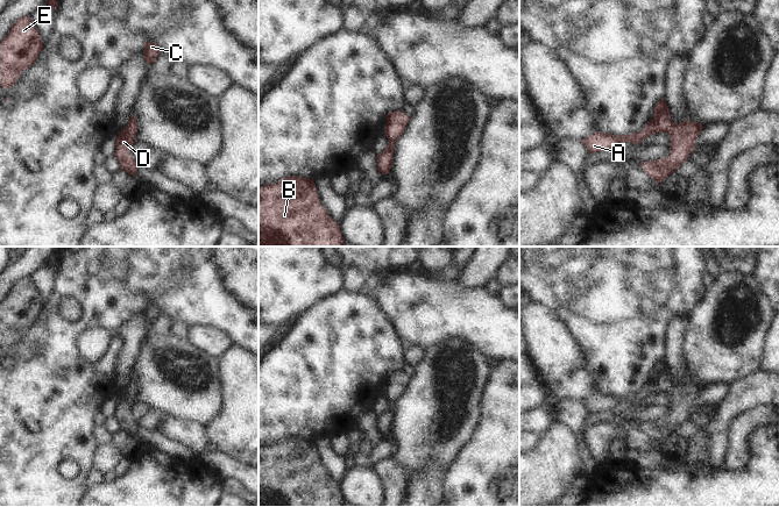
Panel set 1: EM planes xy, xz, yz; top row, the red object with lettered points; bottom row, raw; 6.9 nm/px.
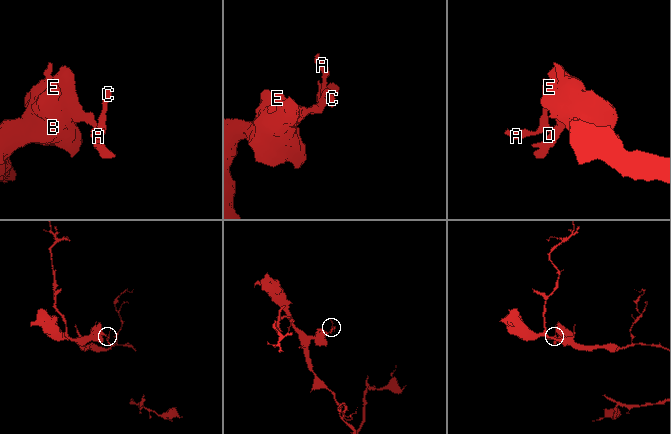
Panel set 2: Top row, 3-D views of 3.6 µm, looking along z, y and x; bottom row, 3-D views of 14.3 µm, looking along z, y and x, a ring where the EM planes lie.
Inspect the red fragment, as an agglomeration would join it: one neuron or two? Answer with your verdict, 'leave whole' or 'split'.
leave whole

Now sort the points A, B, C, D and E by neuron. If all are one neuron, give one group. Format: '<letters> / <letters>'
A B C D E

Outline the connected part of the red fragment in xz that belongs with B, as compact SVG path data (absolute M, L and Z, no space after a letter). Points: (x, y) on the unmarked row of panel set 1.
M291 436L279 441L276 444L268 444L264 447L259 445L259 507L342 507L344 498L340 492L339 485L328 476L317 454L317 448L313 440Z

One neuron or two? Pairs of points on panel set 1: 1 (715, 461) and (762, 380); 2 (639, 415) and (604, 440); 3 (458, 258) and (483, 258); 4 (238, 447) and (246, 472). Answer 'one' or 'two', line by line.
1: one
2: one
3: two
4: two

